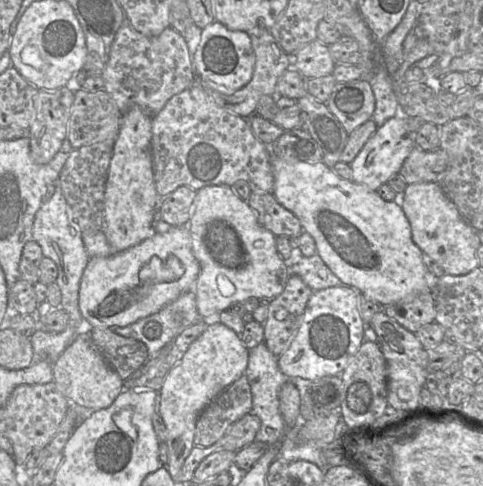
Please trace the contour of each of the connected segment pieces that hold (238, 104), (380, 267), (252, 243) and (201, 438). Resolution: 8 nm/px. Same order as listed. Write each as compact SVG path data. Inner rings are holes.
M253 28L248 33L251 37L252 47L255 53L255 65L252 78L244 87L231 95L226 95L206 87L200 81L199 77L197 75L195 76L195 83L200 83L218 106L246 119L249 119L249 117L255 113L258 101L261 97L265 95L272 96L279 78L287 69L292 67L292 56L288 55L281 48L280 44L275 40L269 30L264 28Z
M272 156L271 165L274 176L273 195L299 219L303 231L313 237L317 254L343 285L360 291L380 306L433 292L436 277L429 271L424 253L412 240L411 226L400 206L400 200L383 200L377 191L339 177L323 161L289 162Z
M210 185L198 190L187 226L200 268L194 287L202 320L248 298L269 301L283 292L288 268L277 251L276 237L261 224L248 201L235 194L232 186Z
M246 374L224 388L200 413L194 445L210 447L223 437L229 427L251 412L252 395Z

